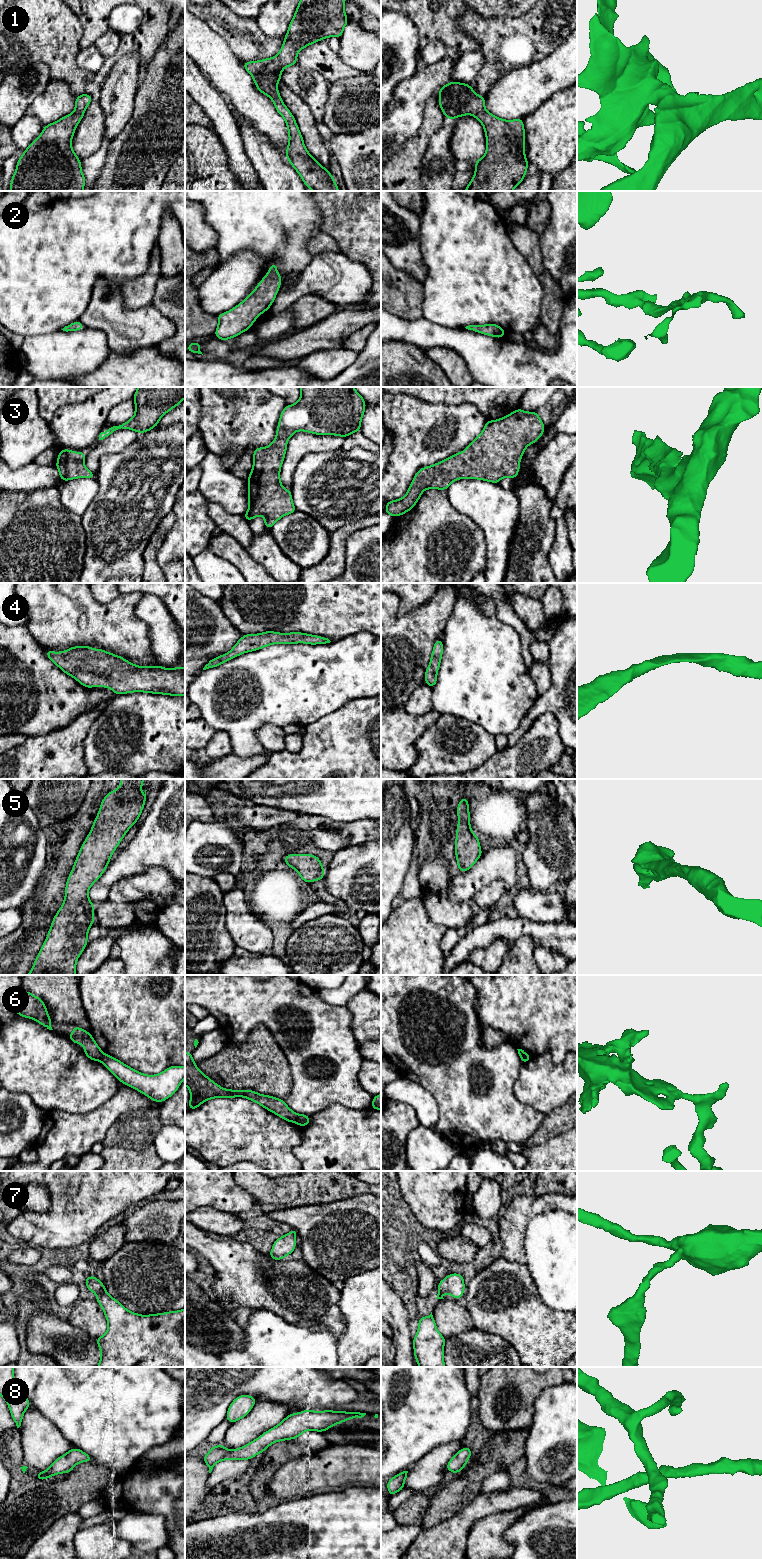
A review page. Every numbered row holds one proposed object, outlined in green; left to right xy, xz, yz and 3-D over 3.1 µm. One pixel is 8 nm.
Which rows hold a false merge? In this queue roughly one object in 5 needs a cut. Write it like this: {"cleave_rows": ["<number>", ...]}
{"cleave_rows": ["6"]}

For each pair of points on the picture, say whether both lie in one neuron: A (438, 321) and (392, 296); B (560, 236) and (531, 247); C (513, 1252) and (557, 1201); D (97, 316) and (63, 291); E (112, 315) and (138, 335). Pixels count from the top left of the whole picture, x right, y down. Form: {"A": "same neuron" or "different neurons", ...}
{"A": "different neurons", "B": "different neurons", "C": "same neuron", "D": "different neurons", "E": "same neuron"}

